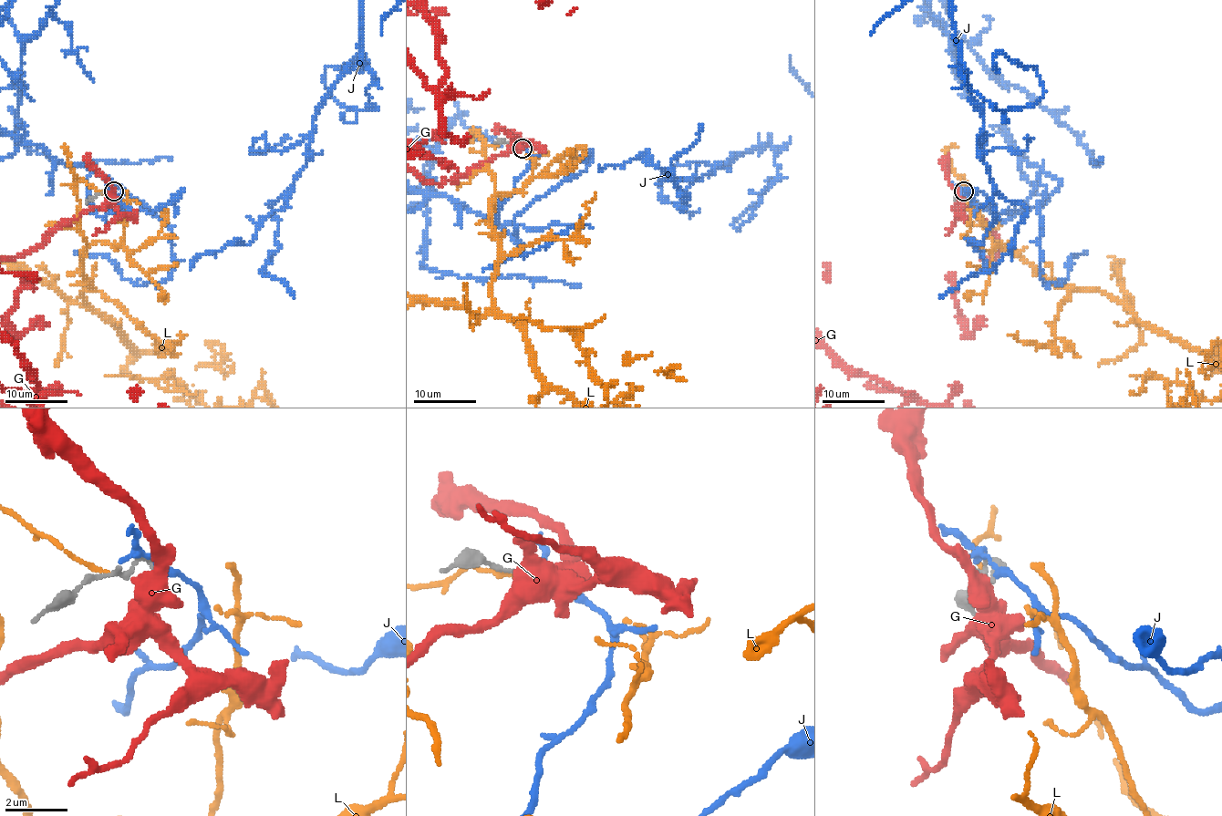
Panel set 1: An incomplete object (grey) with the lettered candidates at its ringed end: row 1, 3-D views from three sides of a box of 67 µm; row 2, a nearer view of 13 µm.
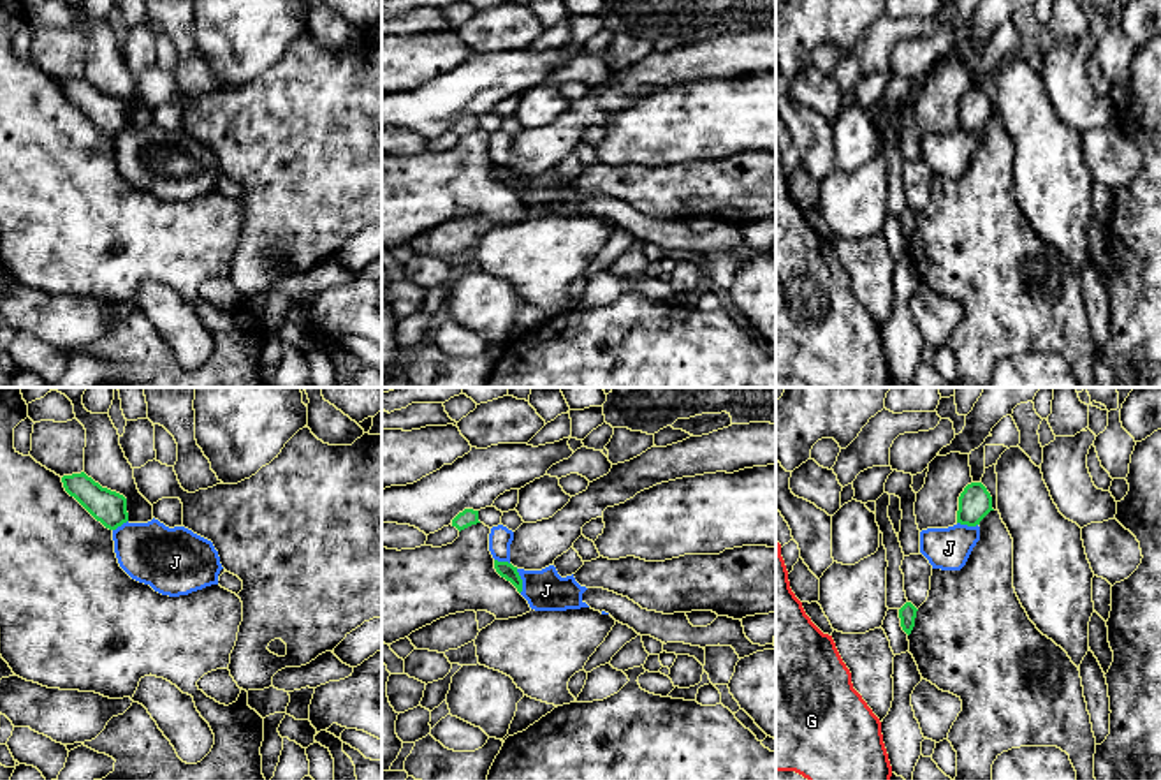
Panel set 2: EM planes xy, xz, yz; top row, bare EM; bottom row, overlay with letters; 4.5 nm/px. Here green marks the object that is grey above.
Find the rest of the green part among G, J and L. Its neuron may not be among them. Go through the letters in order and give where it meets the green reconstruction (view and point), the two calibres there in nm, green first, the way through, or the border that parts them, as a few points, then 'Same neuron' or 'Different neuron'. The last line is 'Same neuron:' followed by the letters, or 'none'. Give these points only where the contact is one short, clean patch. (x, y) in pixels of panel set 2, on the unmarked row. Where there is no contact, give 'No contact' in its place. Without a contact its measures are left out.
G: No contact. Different neuron
J: Touches green at xz (521, 187). Thickness 70 nm (green) against 190 nm. Different neuron
L: No contact. Different neuron
Same neuron: none

